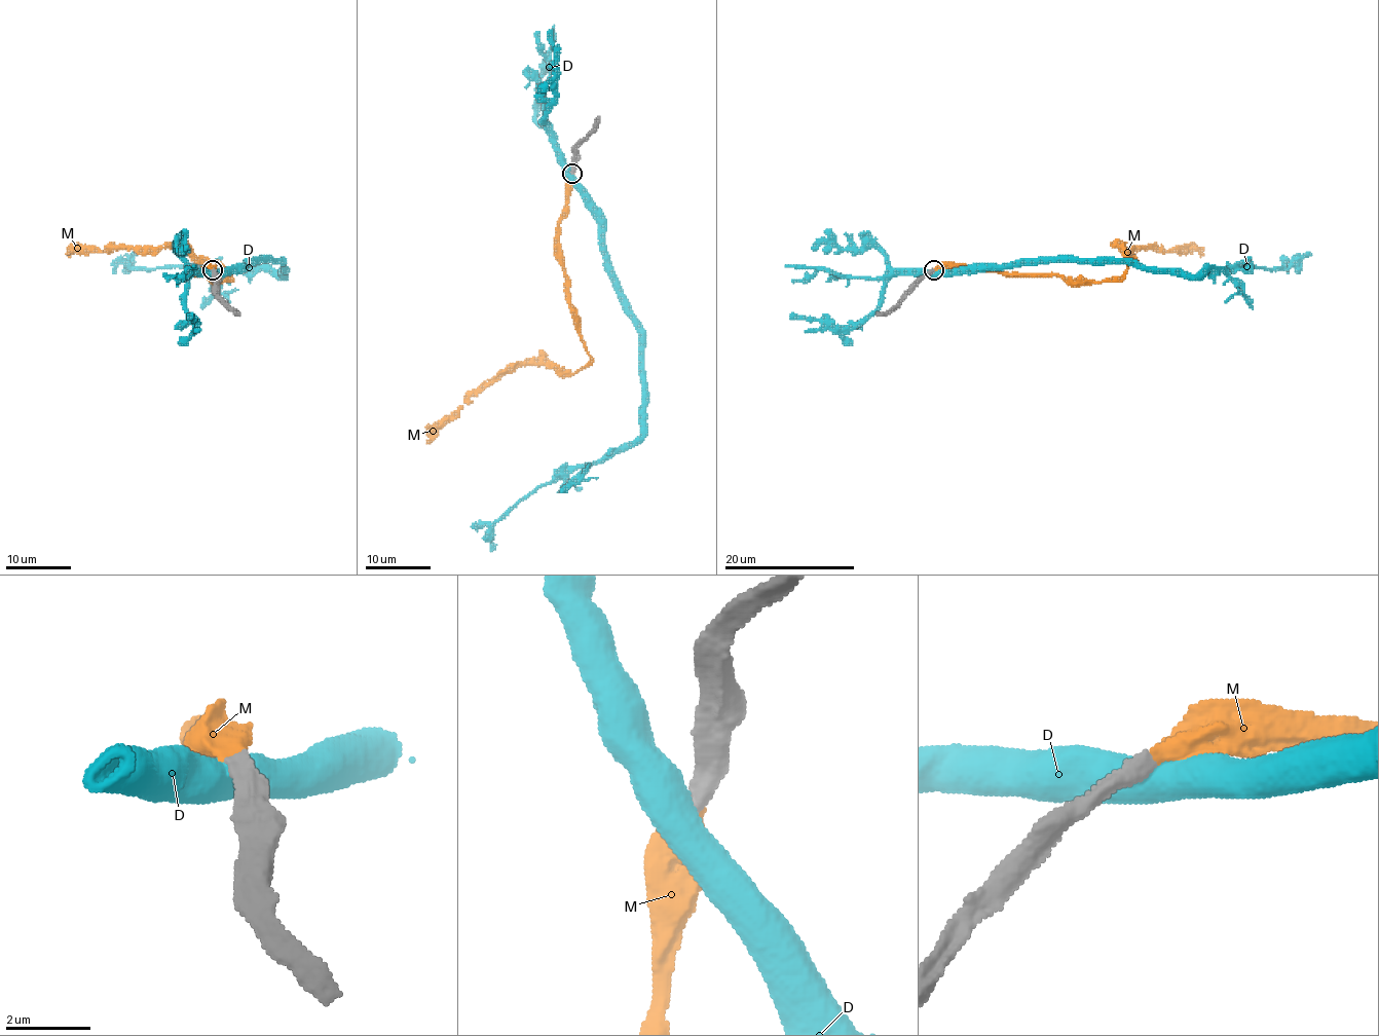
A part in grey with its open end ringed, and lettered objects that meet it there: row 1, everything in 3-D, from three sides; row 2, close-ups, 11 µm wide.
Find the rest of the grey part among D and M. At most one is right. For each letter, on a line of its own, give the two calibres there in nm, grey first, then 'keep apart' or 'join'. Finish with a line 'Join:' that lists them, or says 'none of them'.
D: calibres 480 and 750 nm; keep apart
M: calibres 440 and 500 nm; join
Join: M

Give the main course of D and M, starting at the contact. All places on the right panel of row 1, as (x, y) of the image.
D: (932, 271), (1027, 263), (1133, 261), (1193, 276), (1203, 269), (1239, 266), (1284, 268), (1311, 254)
M: (934, 269), (963, 266), (1101, 282), (1120, 276), (1133, 261), (1123, 247), (1197, 250), (1201, 255)

